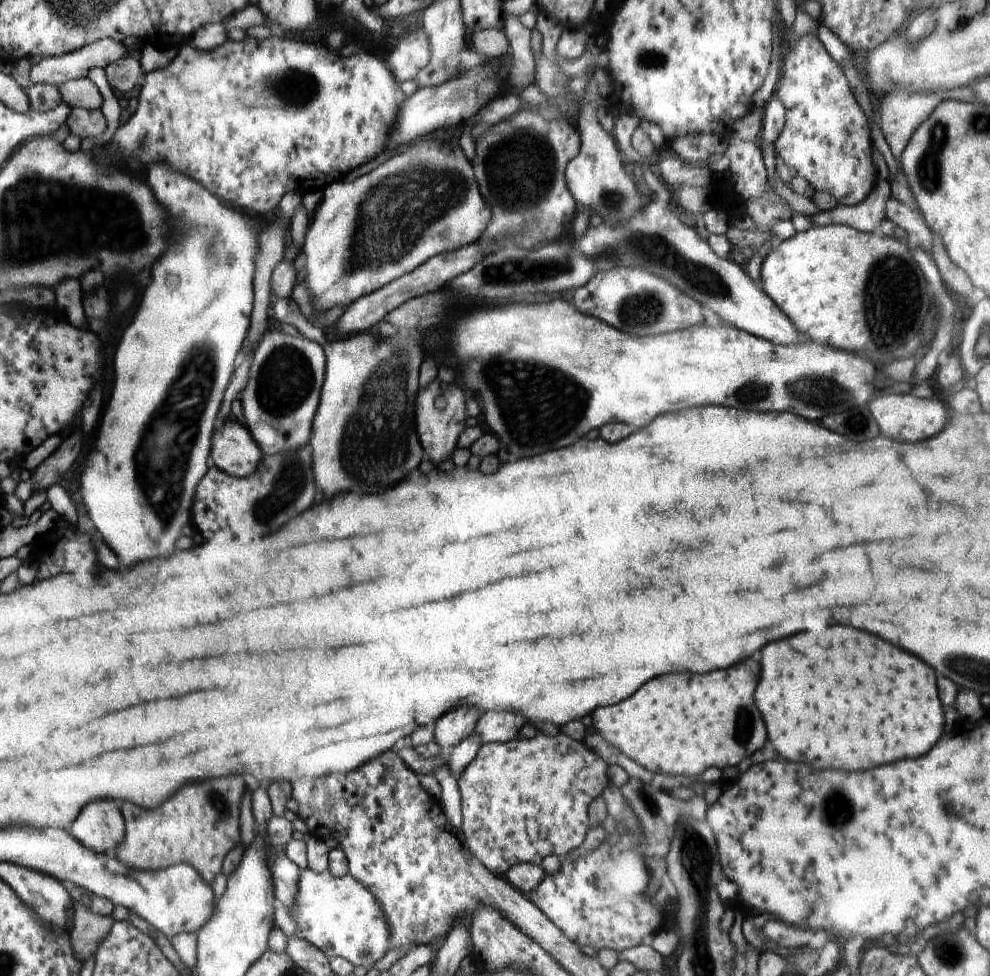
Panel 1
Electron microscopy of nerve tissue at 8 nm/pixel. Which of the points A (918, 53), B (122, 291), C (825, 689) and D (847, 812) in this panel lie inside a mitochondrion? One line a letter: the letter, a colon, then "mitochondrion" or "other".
A: other
B: mitochondrion
C: other
D: mitochondrion

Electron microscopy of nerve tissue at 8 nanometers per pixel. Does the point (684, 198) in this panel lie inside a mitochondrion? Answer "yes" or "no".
no

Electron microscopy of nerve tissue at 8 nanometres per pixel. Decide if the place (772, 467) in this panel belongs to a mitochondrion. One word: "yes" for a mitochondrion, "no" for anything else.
no

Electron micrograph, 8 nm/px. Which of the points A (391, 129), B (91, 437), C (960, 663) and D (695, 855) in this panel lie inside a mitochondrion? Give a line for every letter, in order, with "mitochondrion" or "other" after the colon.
A: other
B: other
C: mitochondrion
D: mitochondrion

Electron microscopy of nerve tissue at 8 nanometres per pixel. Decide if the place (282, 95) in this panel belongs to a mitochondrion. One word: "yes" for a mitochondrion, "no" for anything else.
yes

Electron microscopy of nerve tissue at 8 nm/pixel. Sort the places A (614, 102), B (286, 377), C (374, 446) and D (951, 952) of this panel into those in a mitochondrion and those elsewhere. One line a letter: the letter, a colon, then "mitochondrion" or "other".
A: other
B: mitochondrion
C: mitochondrion
D: mitochondrion

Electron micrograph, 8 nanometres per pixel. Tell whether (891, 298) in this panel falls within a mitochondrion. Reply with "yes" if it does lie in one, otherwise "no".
yes

